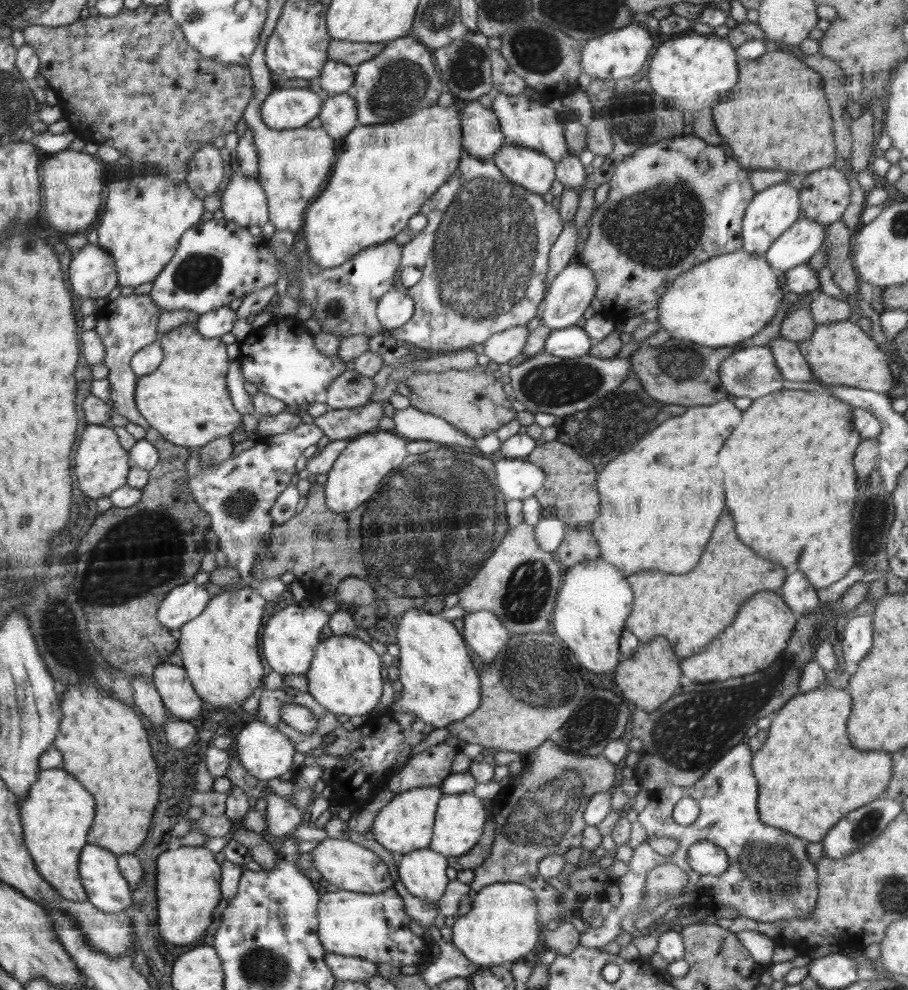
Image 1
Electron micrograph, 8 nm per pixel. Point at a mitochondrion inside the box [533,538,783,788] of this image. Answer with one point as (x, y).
(599, 717)

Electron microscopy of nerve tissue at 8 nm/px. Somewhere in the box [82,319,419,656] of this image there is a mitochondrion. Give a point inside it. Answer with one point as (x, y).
(115, 546)

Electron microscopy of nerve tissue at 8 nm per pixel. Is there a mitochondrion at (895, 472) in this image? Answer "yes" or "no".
no

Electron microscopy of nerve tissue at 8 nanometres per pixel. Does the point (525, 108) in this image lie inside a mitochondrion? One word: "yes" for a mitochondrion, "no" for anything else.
no

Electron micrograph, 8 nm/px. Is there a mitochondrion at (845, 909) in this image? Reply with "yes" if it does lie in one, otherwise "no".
no

